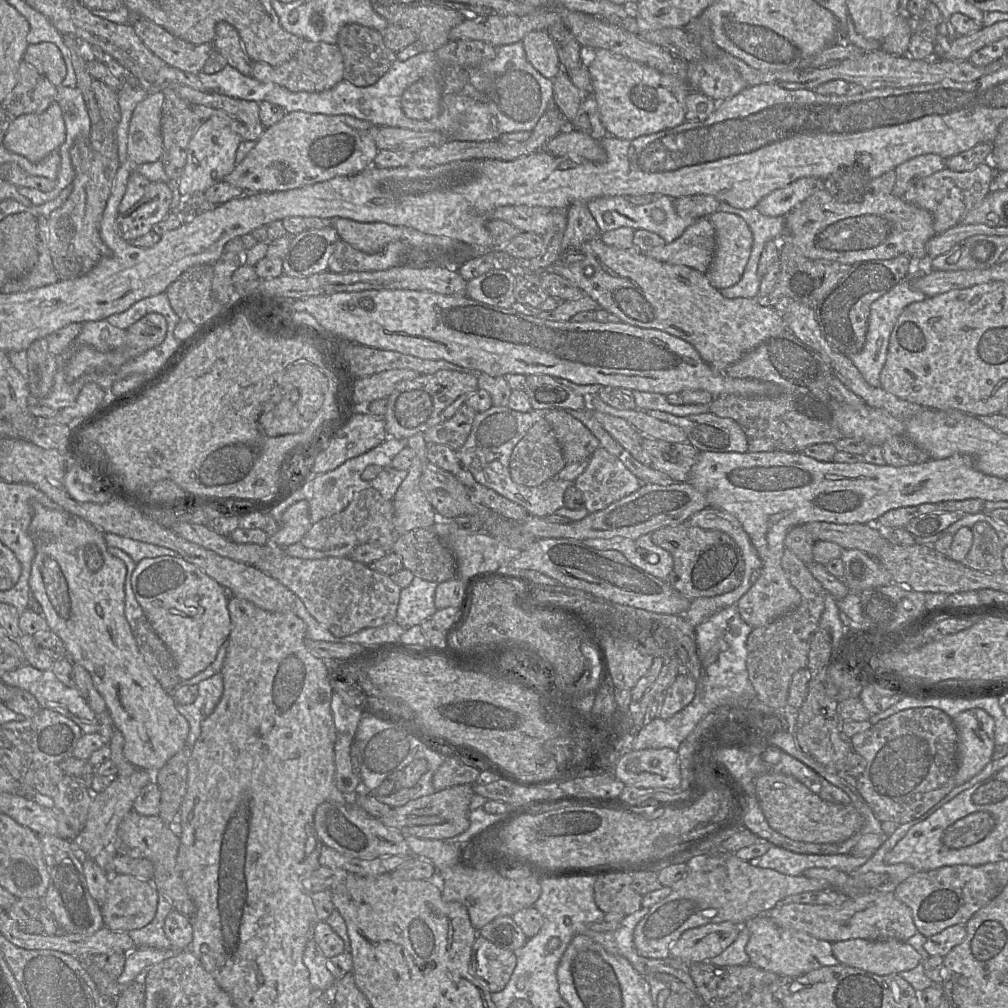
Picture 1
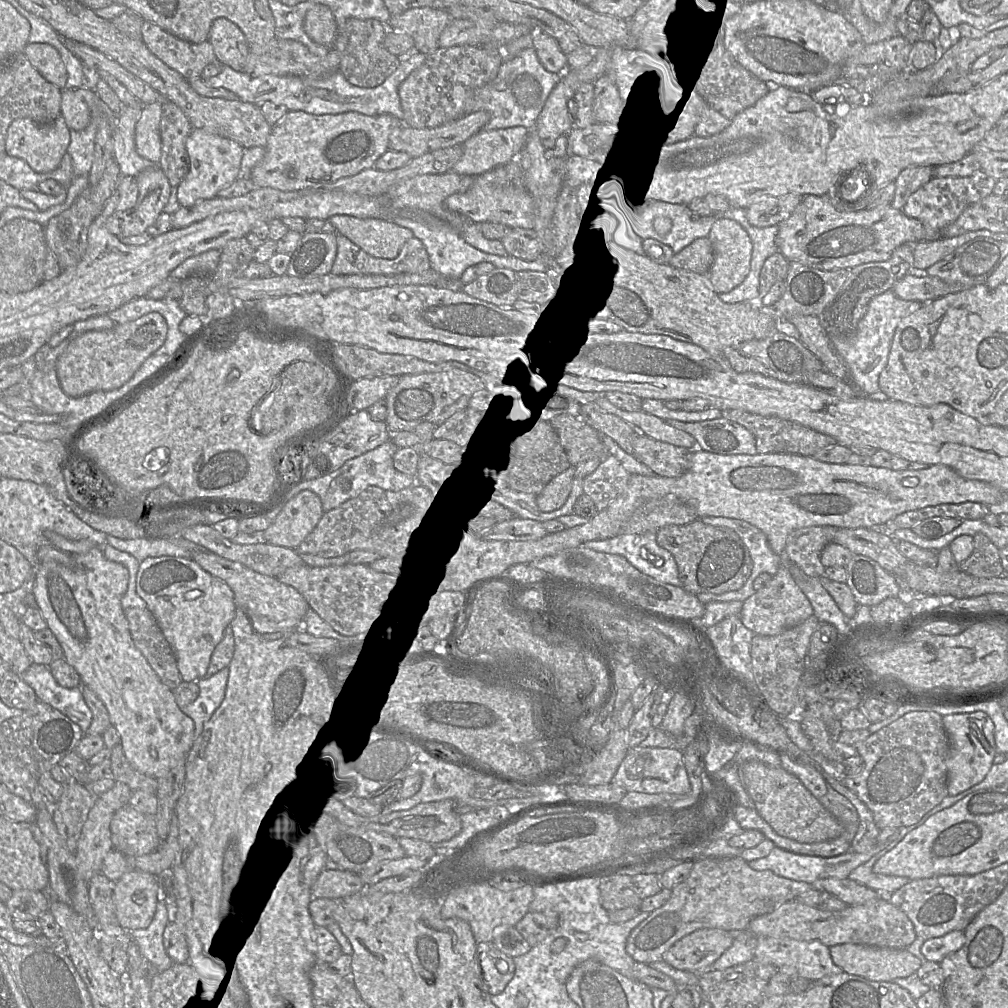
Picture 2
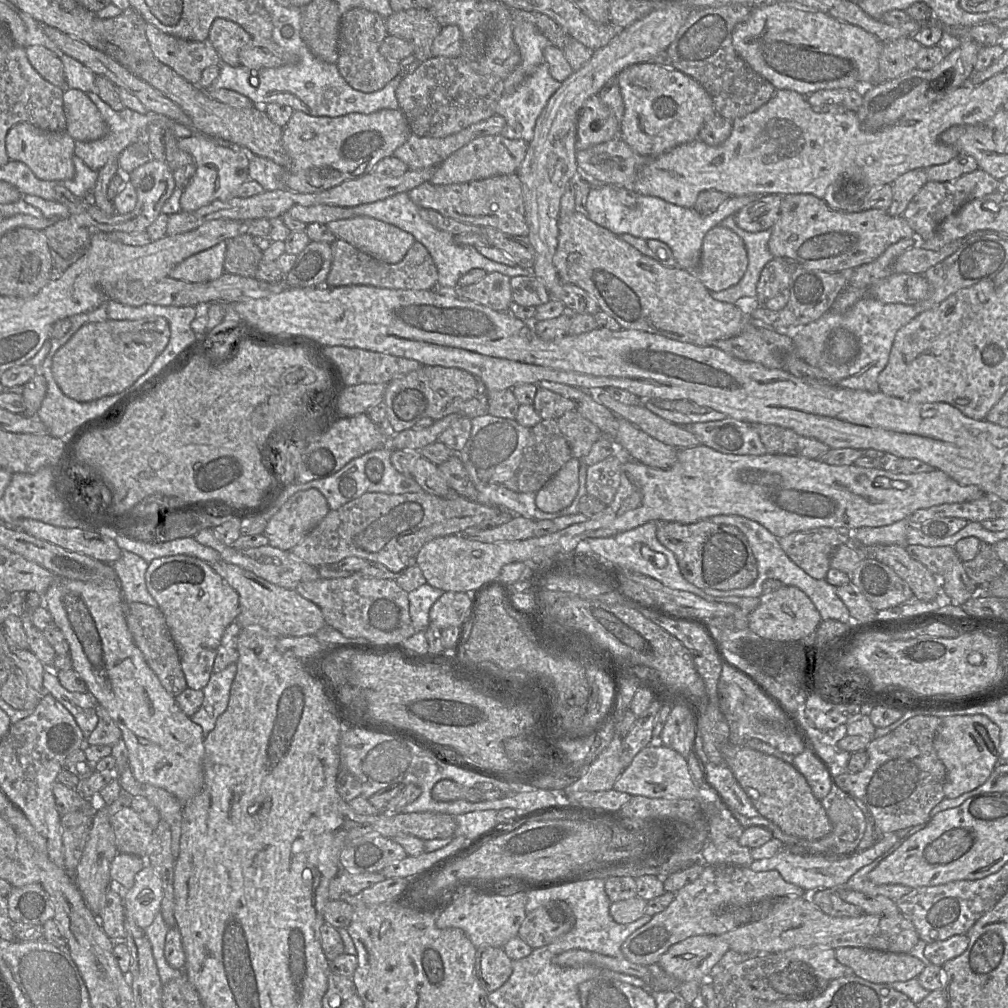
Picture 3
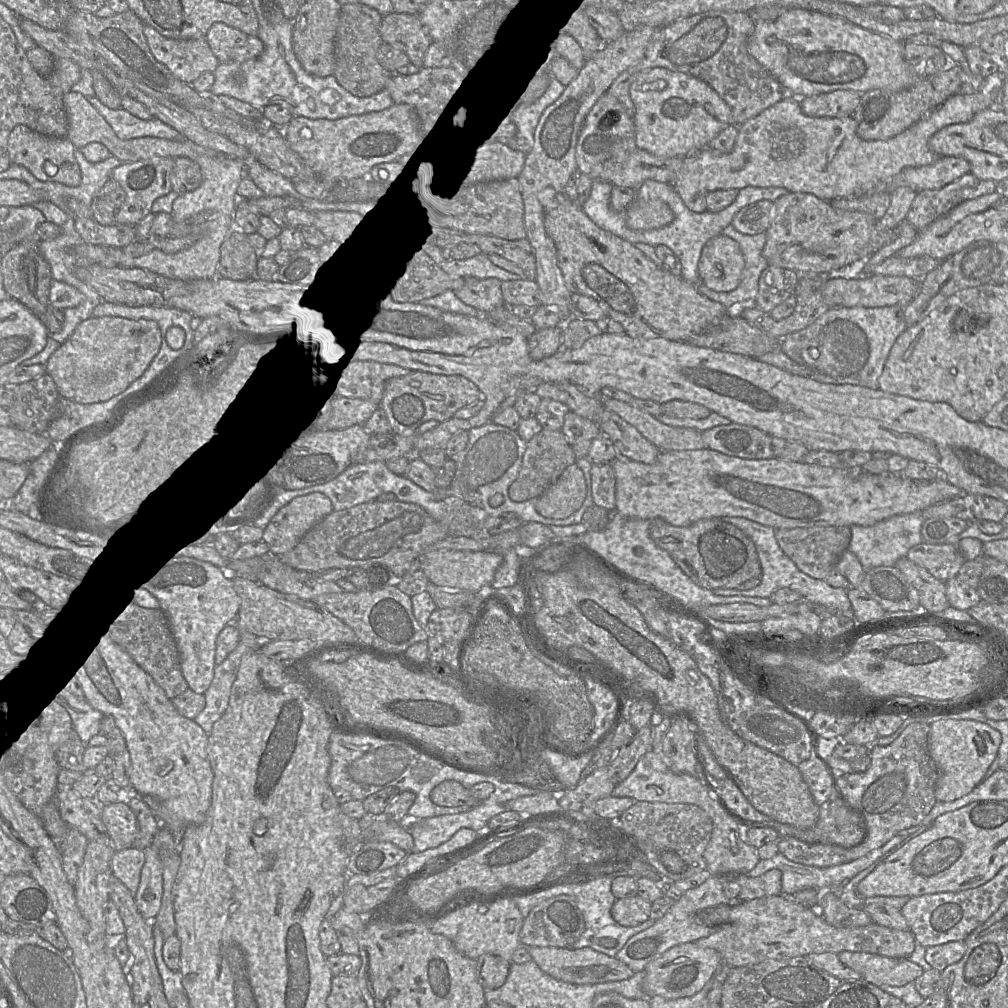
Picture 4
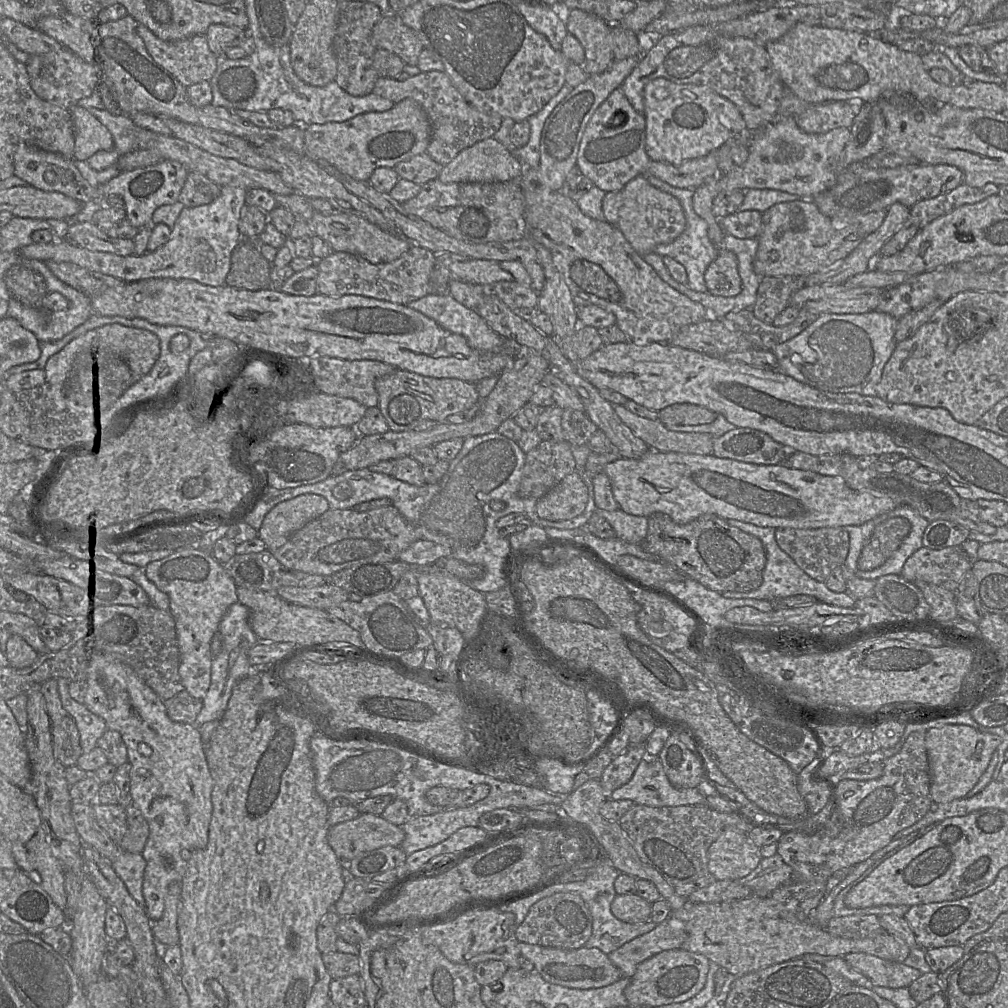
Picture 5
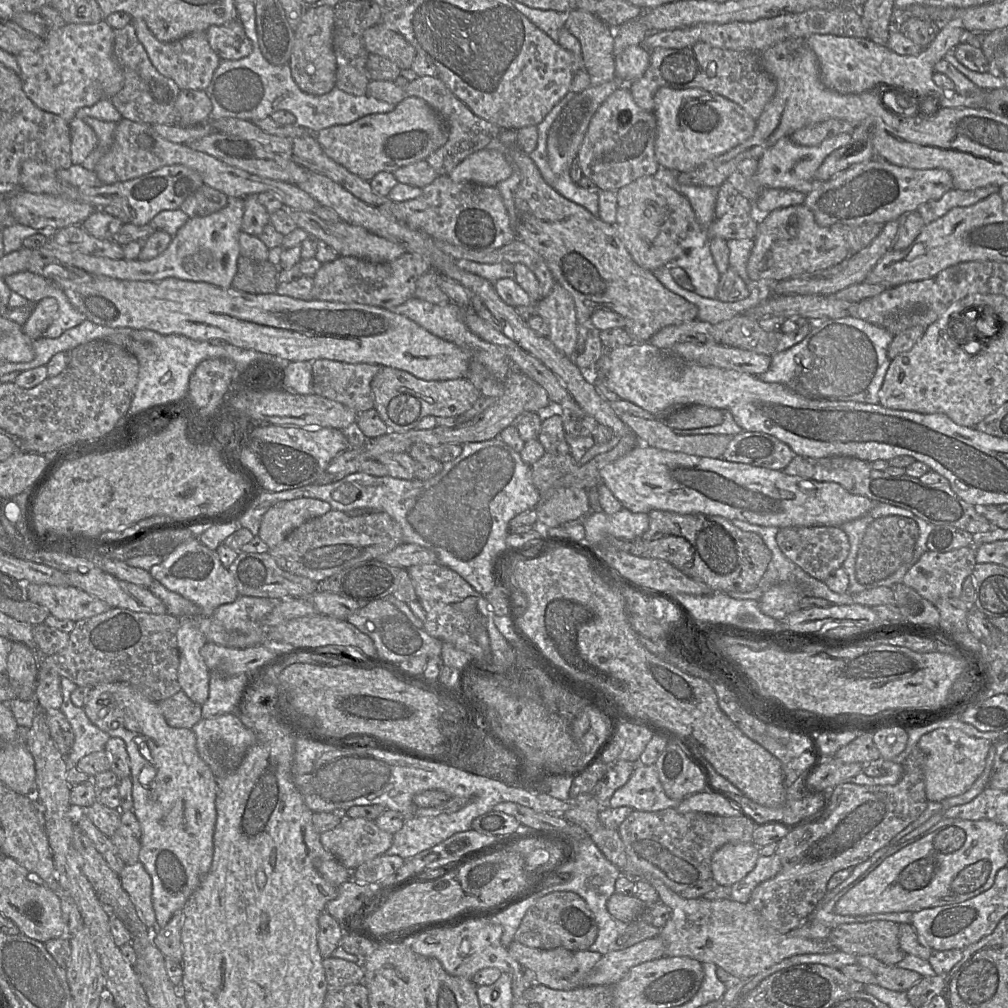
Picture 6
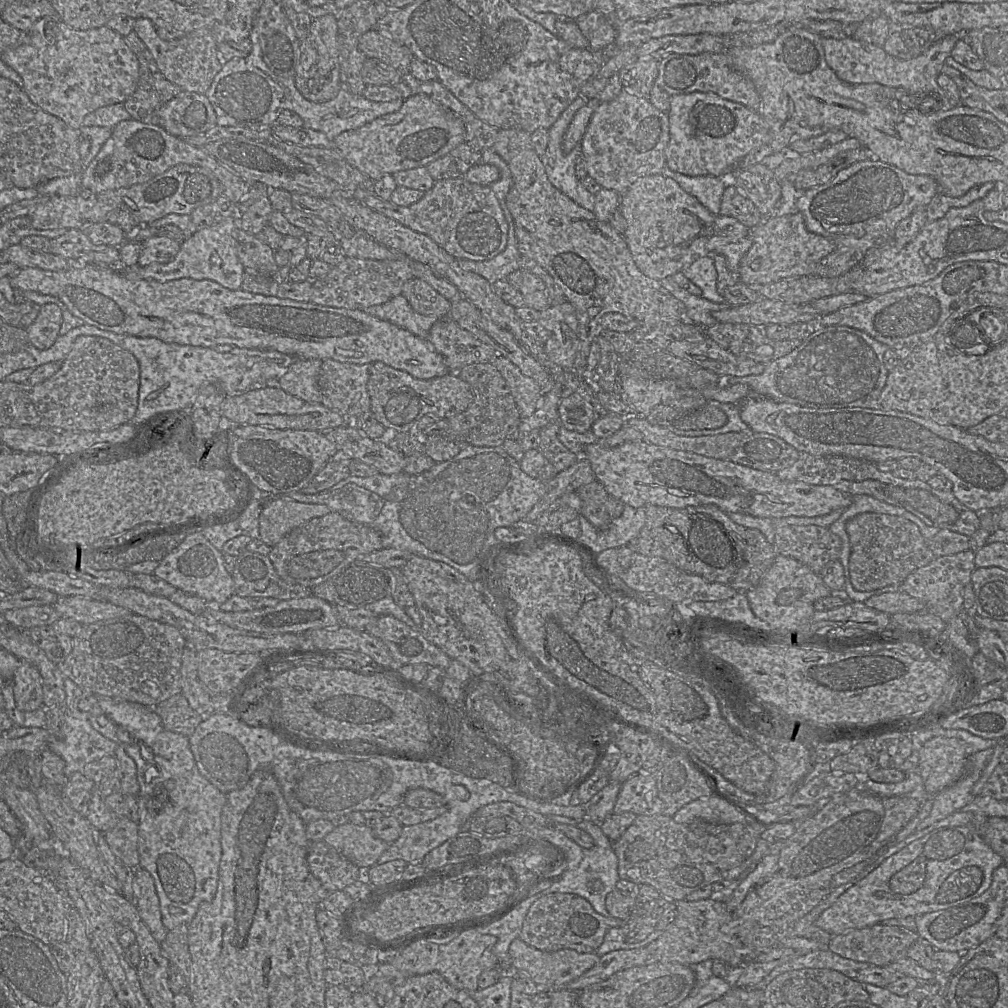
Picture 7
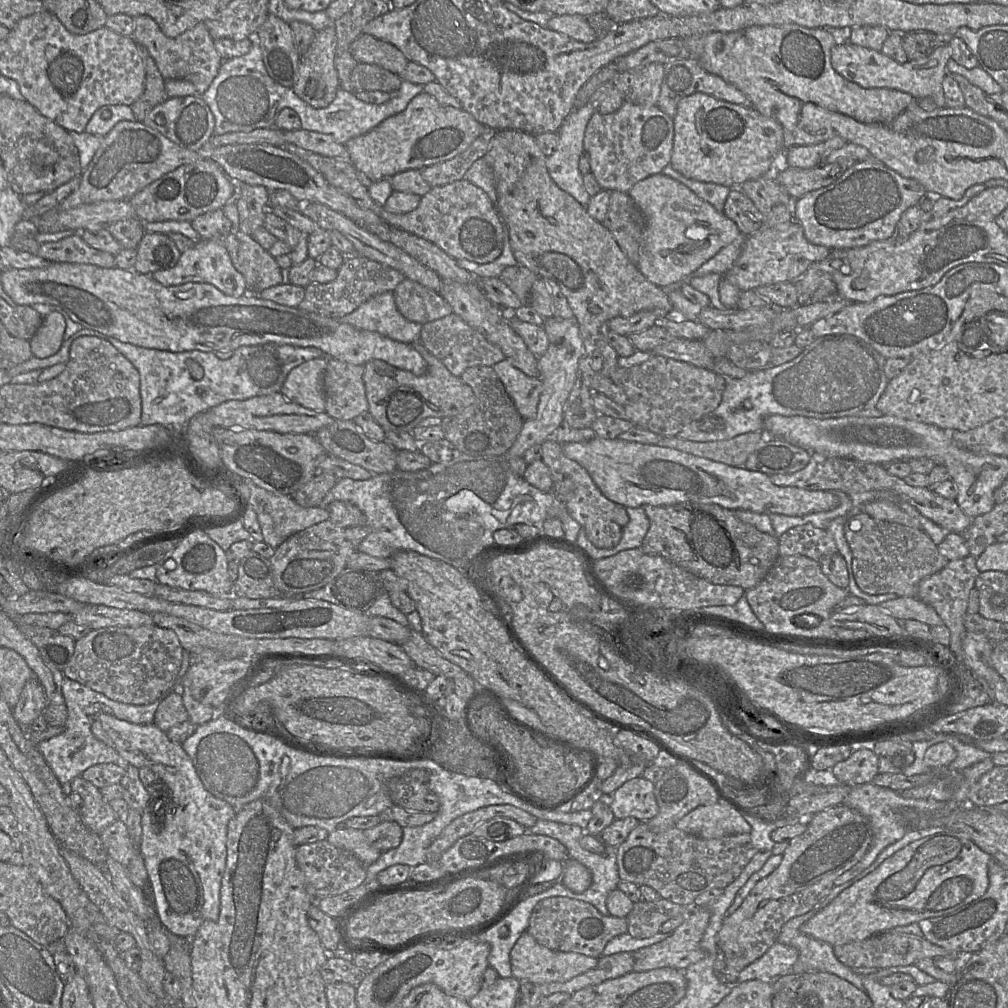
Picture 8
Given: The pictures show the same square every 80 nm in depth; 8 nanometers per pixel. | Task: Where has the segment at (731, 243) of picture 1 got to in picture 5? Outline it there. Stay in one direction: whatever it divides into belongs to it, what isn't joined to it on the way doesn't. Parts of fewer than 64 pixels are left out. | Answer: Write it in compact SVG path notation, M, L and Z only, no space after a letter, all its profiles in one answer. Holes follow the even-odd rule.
M720 249L714 261L704 274L708 292L723 297L733 297L742 290L742 280L738 271L736 255L726 249Z

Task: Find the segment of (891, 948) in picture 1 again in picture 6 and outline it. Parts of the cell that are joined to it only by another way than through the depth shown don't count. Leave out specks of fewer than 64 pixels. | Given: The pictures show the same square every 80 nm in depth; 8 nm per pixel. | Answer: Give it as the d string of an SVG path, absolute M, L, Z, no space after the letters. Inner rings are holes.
M859 955L856 961L856 964L869 969L875 975L876 984L889 990L908 991L923 978L918 972L897 965L887 965L870 955Z

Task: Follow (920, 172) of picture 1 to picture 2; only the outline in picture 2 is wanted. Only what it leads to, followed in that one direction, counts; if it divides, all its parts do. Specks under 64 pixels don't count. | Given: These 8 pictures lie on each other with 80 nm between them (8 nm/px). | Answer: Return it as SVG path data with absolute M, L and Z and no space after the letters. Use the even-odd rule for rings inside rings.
M912 165L903 169L895 180L896 188L891 205L903 210L909 196L935 177L934 166Z

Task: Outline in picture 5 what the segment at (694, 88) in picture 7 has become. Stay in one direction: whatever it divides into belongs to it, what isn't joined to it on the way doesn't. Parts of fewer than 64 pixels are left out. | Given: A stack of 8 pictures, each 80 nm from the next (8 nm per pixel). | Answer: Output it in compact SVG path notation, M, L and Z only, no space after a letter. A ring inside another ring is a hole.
M711 25L690 26L682 30L661 34L651 44L649 44L650 41L650 34L646 38L642 38L642 54L639 61L620 86L620 89L637 112L642 114L644 112L645 86L656 78L665 78L675 84L695 84L713 89L739 109L748 132L757 132L766 124L772 122L785 93L785 86L772 65L764 46L745 37L723 36L716 32Z

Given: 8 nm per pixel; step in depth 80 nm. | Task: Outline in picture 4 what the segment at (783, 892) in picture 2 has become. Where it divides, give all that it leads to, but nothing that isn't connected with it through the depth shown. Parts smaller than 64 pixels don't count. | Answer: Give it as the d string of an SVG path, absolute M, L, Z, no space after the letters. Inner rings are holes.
M777 869L769 870L758 877L750 877L747 874L711 875L700 886L689 889L676 898L663 917L656 920L650 928L631 937L615 957L625 963L634 973L642 972L651 961L670 948L687 942L696 942L718 929L718 927L697 923L698 911L780 894L782 894L782 874Z

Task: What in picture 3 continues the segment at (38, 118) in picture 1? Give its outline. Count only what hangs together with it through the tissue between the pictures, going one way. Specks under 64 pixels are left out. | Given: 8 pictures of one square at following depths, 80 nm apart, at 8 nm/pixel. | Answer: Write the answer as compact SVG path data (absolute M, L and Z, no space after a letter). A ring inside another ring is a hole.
M20 122L10 128L5 143L9 160L23 162L41 180L60 182L71 180L75 175L72 161L75 140L67 131L50 132L28 122Z

